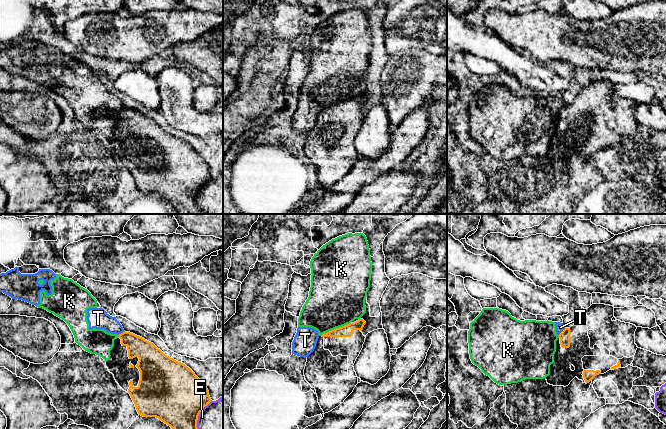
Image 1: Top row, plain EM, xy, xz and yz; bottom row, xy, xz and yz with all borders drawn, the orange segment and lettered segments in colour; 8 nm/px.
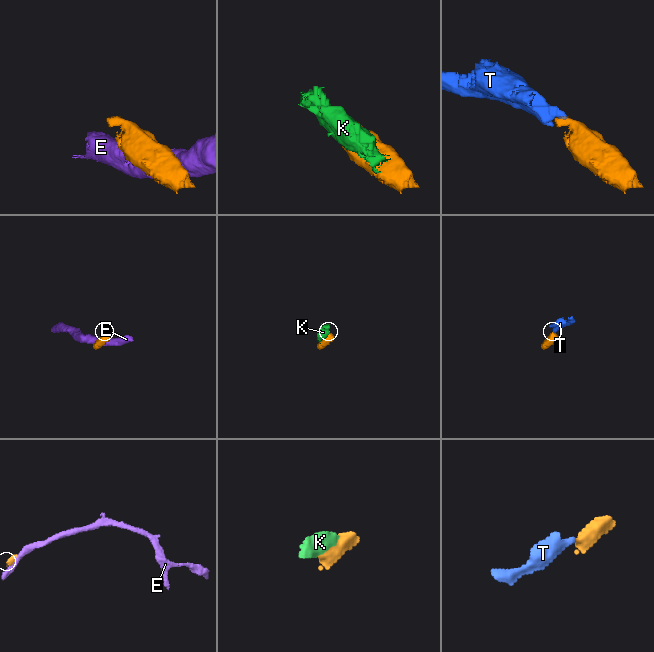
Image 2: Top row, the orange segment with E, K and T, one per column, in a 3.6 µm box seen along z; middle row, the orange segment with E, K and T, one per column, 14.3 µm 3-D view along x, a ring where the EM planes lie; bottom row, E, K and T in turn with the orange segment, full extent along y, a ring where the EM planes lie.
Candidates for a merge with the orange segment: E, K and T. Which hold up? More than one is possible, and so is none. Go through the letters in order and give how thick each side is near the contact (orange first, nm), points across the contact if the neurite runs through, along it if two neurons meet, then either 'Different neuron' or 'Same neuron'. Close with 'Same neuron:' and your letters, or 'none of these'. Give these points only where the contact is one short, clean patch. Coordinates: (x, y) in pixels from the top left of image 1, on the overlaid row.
E: Thickness 460 nm (orange) against 240 nm. Different neuron
K: Thickness 100 nm (orange) against 460 nm. Different neuron
T: Thickness 160 nm (orange) against 160 nm. Boundary: xy (124, 331), (118, 335). Different neuron
Same neuron: none of these

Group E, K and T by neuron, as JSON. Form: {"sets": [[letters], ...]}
{"sets": [["E"], ["K", "T"]]}

